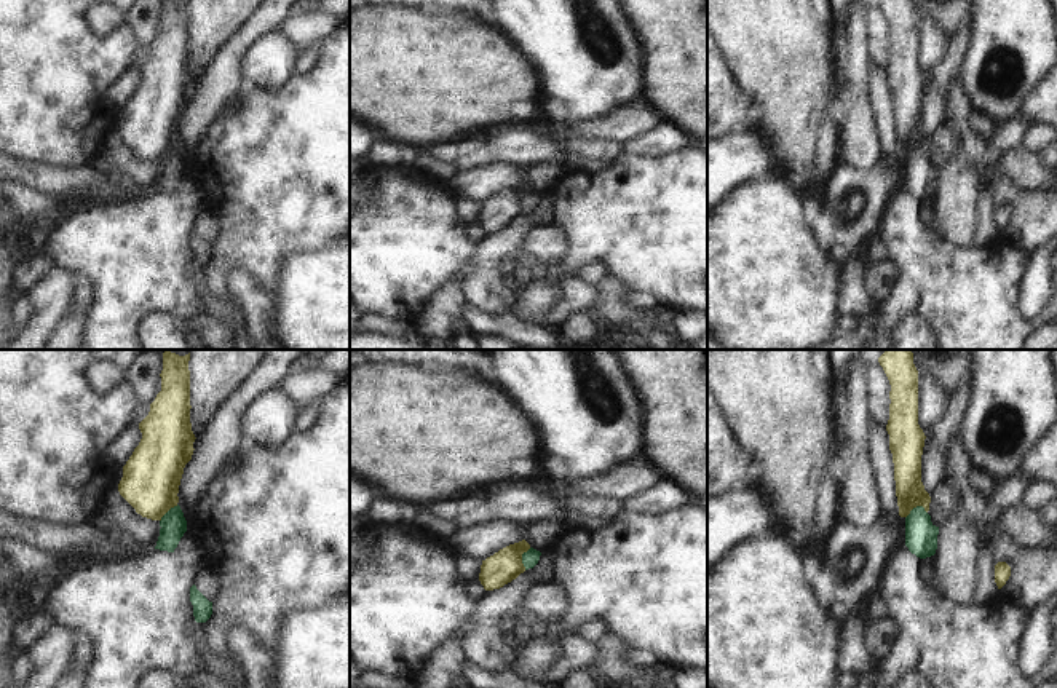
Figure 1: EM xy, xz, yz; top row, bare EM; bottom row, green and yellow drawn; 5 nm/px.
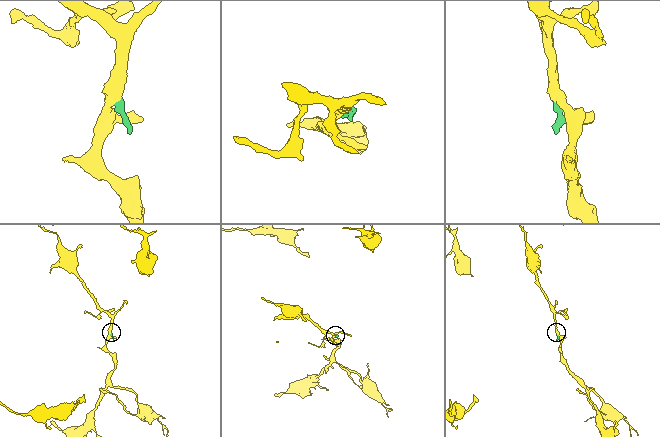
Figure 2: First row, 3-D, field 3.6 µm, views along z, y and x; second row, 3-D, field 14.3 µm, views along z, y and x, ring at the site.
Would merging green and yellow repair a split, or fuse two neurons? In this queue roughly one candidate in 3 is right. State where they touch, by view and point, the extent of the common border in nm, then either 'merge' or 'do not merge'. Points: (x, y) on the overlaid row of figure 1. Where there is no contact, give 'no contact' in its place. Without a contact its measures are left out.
meets green in yz at (917, 506); contact 120 nm long; do not merge

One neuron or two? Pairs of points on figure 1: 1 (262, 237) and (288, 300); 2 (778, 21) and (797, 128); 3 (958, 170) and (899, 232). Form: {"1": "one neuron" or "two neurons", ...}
{"1": "two neurons", "2": "one neuron", "3": "two neurons"}

